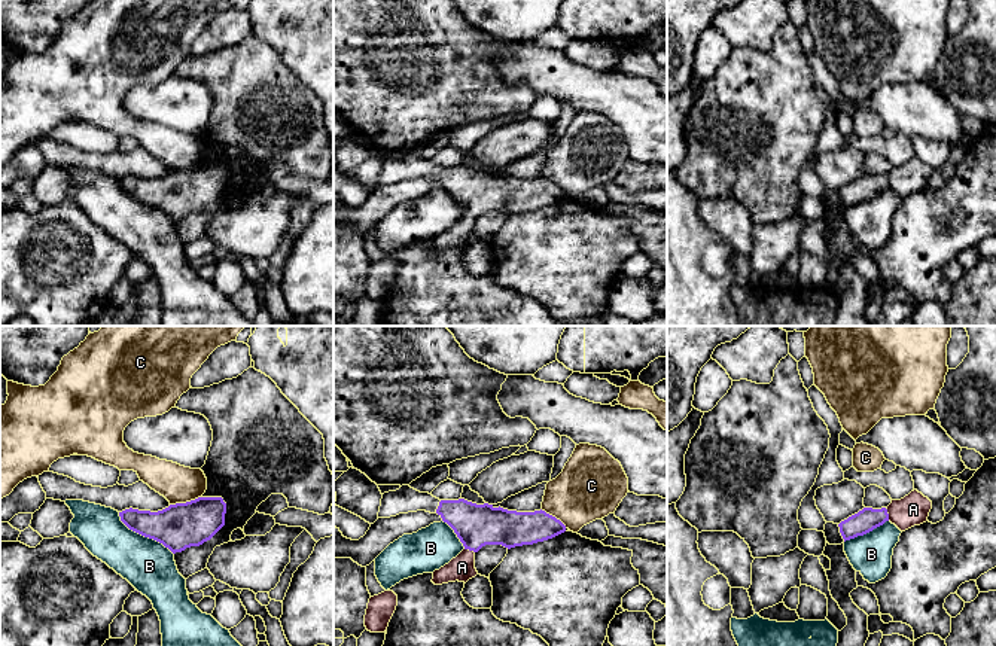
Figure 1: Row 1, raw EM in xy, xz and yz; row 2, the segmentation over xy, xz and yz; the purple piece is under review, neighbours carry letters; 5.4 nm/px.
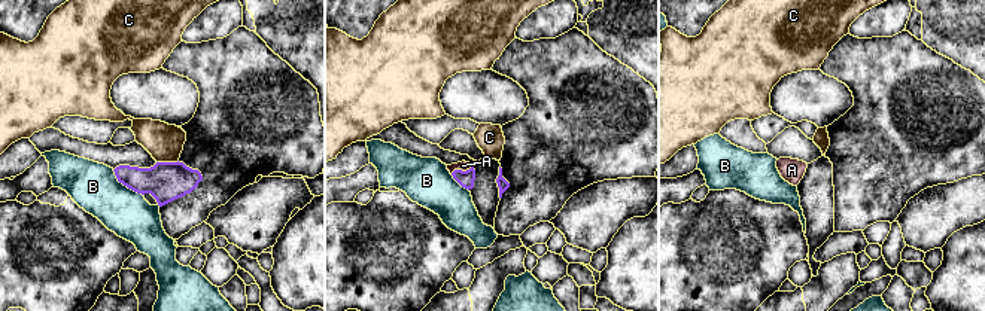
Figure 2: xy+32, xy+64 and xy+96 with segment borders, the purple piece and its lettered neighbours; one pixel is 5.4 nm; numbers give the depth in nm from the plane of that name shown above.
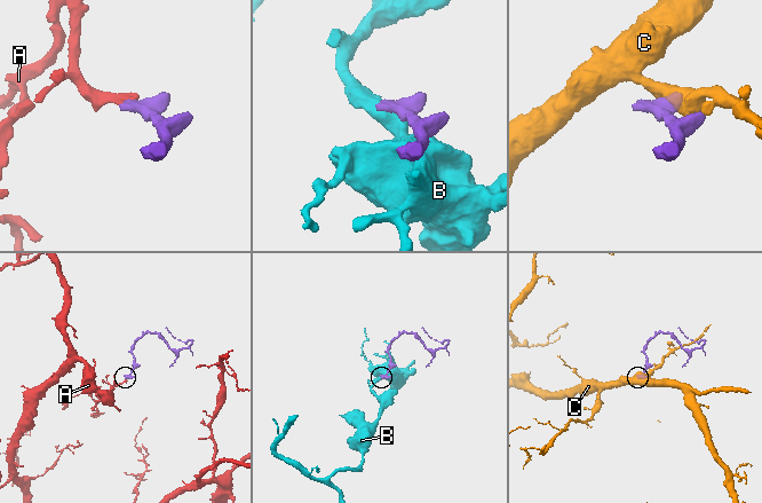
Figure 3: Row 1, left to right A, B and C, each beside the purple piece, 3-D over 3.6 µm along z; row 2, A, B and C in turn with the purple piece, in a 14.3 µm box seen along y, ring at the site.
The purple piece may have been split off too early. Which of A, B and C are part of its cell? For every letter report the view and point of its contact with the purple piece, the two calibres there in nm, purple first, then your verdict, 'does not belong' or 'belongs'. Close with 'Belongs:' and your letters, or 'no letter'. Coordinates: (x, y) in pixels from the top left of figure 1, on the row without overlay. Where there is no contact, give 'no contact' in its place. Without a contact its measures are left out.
A: contact yz (888, 180); calibres 120 and 170 nm; belongs
B: contact xy (143, 201); calibres 240 and 280 nm; does not belong
C: contact xy (186, 168); calibres 240 and 200 nm; does not belong
Belongs: A

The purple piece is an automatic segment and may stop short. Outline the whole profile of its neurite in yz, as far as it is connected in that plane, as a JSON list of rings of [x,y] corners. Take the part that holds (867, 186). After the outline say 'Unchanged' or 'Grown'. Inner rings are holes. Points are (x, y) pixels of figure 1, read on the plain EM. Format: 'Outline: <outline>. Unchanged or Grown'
Outline: [[[917,156],[911,158],[901,167],[892,167],[887,174],[863,174],[838,191],[840,199],[846,207],[863,202],[886,188],[895,191],[901,198],[928,188],[932,168]]]. Grown

